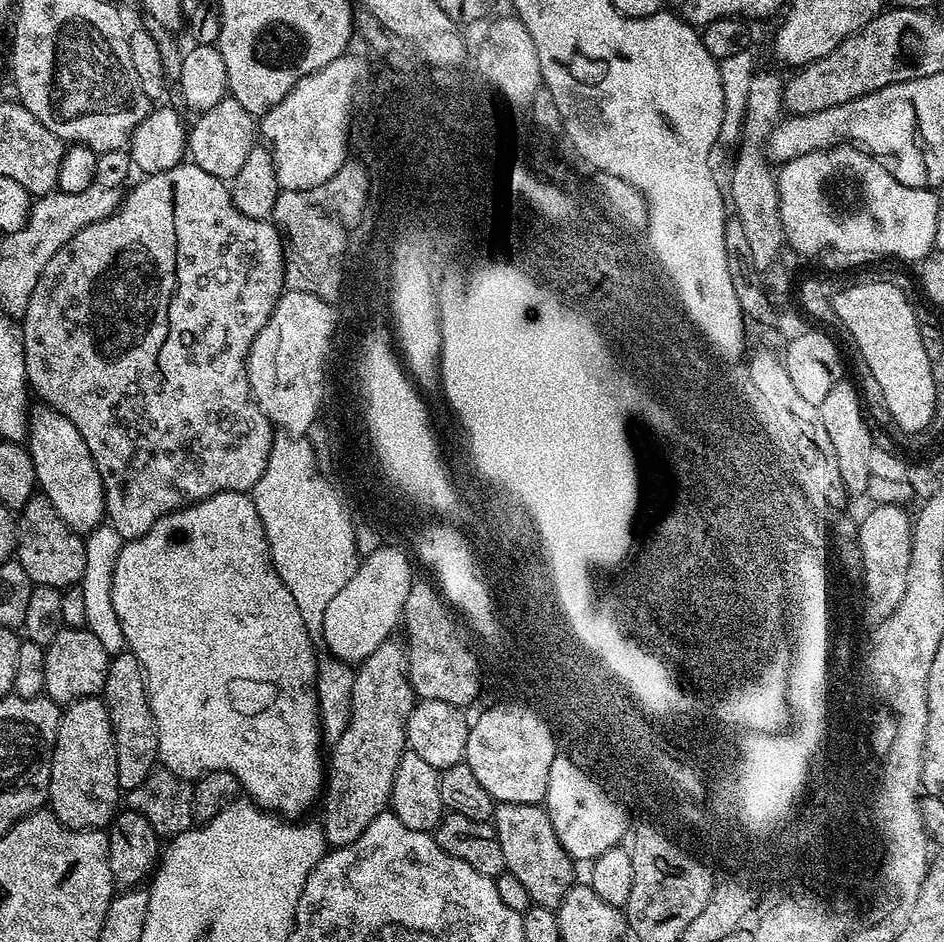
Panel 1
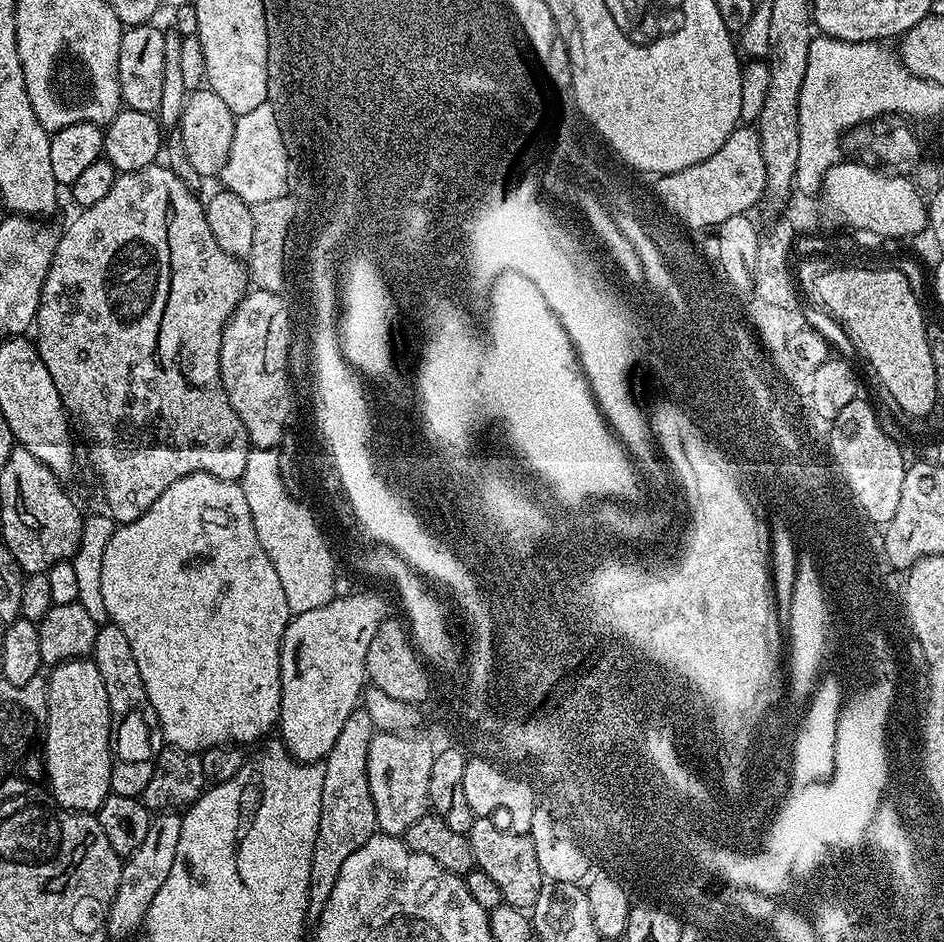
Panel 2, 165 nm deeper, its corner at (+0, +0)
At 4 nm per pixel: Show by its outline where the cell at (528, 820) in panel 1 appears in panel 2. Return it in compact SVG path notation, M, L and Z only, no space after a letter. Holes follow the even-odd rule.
M482 816L473 819L472 828L467 832L470 846L474 850L476 867L490 874L502 890L504 903L530 910L534 902L538 902L538 894L546 882L542 870L539 868L537 851L529 835L520 835L507 827L499 828L492 816Z

